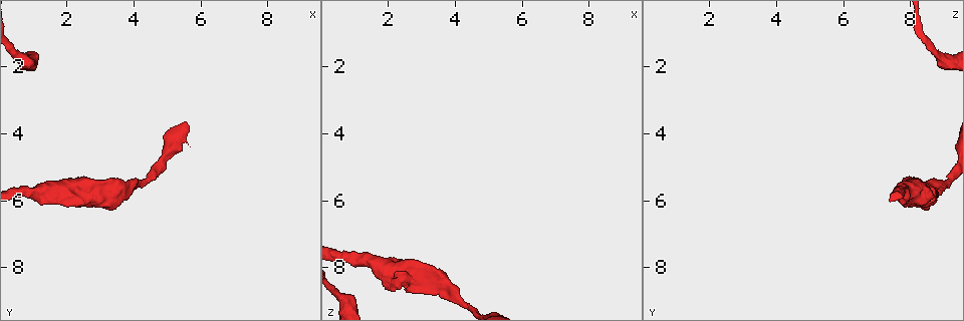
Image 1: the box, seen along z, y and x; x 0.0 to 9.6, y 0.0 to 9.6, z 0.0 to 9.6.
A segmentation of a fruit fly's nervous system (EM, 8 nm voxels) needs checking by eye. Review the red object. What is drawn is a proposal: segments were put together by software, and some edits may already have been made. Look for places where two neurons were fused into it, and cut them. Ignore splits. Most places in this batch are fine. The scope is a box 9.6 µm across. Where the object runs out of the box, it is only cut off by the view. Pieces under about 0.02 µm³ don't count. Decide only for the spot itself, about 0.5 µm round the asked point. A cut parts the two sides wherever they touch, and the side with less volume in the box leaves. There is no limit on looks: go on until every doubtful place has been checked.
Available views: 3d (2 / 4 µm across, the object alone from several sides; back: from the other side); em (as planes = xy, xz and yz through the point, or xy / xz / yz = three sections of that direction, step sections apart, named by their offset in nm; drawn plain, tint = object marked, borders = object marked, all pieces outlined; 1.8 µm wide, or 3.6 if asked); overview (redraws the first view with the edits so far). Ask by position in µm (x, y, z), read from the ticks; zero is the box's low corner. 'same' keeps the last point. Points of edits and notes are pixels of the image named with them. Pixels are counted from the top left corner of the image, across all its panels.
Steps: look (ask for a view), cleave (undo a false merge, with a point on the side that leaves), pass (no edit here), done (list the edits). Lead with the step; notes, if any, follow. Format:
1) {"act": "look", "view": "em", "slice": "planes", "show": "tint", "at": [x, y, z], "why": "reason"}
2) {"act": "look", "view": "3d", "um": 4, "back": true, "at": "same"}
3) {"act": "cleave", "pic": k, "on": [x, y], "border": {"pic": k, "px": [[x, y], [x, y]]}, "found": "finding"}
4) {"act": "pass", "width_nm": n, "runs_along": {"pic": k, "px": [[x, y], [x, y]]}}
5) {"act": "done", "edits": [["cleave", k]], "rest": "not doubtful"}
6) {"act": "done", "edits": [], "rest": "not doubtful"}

{"act": "look", "view": "em", "slice": "xz", "step": 16, "show": "borders", "at": [3.85, 5.60, 8.60]}

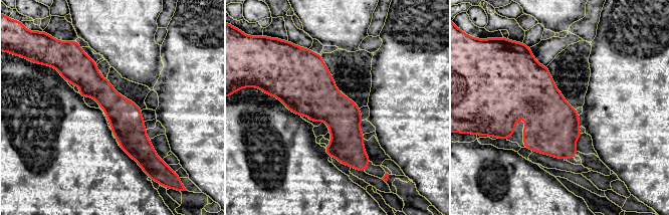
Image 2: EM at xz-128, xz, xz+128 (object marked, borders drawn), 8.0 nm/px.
{"act": "pass", "width_nm": 260, "runs_along": {"pic": 2, "px": [[83, 60], [142, 161]]}, "found": "all the same neuron"}

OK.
{"act": "look", "view": "3d", "um": 2, "at": [0.80, 1.90, 9.05], "why": "thick turns thin"}

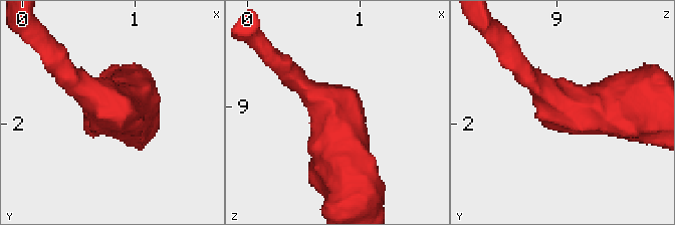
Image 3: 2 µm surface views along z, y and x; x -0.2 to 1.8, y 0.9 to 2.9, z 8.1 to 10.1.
{"act": "look", "view": "em", "slice": "planes", "show": "tint", "at": [0.74, 1.84, 9.06]}

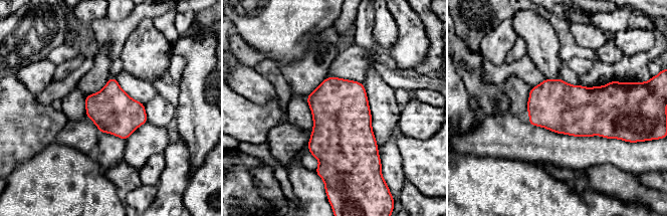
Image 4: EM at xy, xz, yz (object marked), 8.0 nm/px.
{"act": "pass", "found": "all the same neuron"}

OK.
{"act": "look", "view": "3d", "um": 4, "back": true, "at": [2.75, 5.85, 8.20], "why": "three arms meet"}

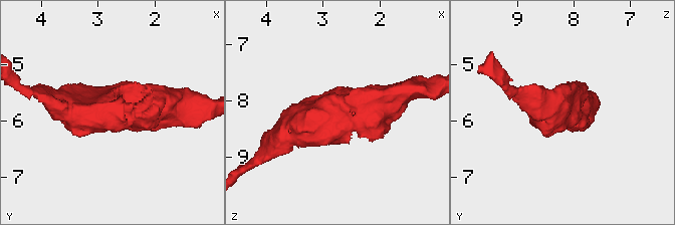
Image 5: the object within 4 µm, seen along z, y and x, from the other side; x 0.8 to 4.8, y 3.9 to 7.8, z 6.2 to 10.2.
{"act": "look", "view": "em", "slice": "xy", "step": 4, "show": "tint", "at": [2.75, 5.85, 8.25]}

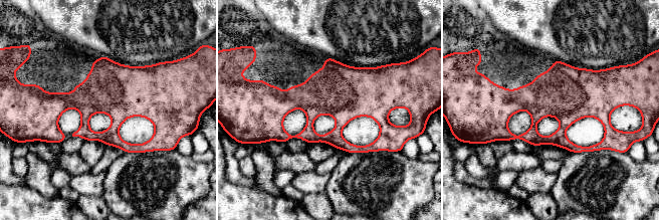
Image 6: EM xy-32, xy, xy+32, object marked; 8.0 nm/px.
{"act": "pass", "found": "all the same neuron"}

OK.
{"act": "done", "edits": [], "rest": "not doubtful"}

